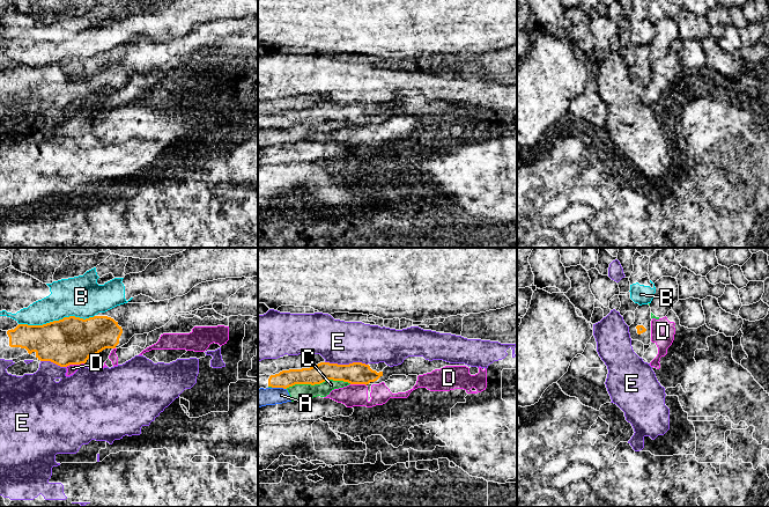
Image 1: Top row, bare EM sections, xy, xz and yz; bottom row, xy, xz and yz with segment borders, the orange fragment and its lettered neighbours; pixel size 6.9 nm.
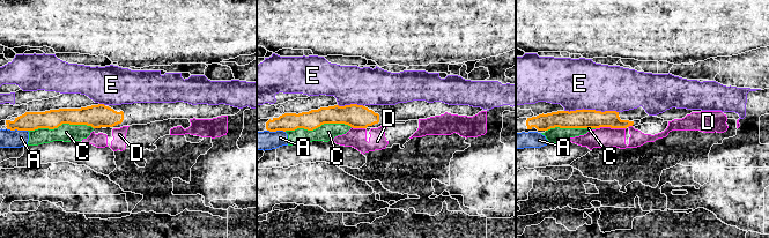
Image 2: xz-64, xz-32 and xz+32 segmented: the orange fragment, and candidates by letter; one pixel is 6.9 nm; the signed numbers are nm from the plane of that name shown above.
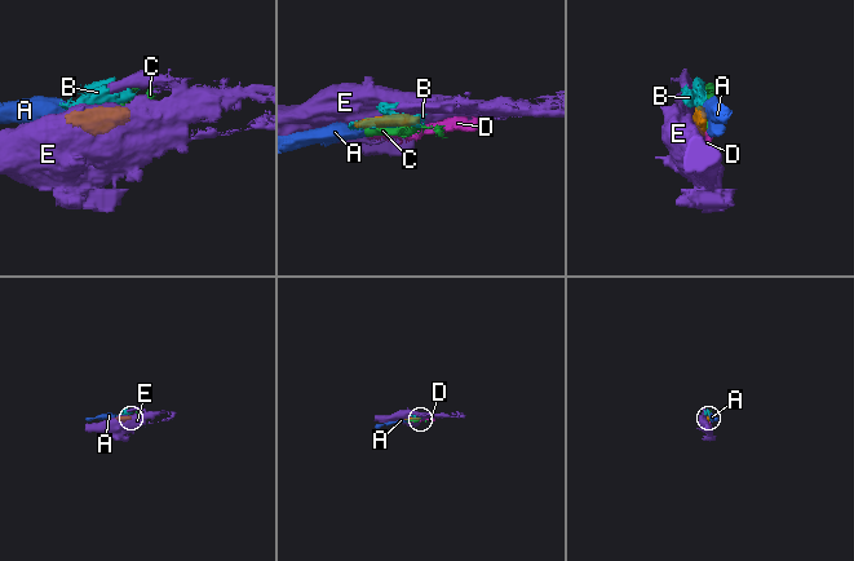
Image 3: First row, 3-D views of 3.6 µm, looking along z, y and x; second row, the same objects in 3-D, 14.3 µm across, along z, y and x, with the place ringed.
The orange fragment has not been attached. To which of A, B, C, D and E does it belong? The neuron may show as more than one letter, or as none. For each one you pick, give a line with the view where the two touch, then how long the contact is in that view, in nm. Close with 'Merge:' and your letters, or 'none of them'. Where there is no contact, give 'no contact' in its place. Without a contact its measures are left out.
Merge: none of them

